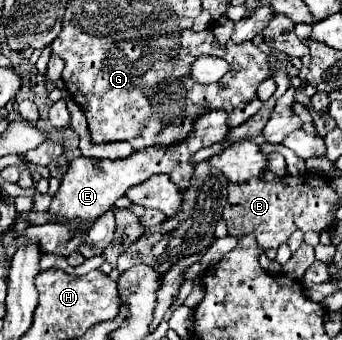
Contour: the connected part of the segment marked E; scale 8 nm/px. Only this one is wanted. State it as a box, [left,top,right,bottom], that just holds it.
[49,109,229,225]

